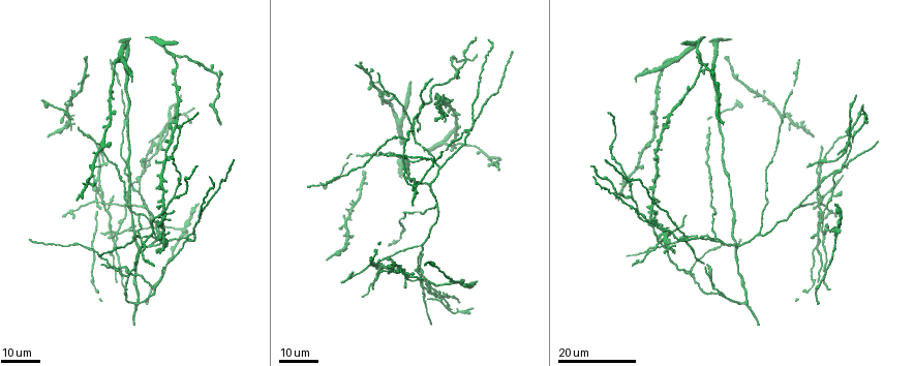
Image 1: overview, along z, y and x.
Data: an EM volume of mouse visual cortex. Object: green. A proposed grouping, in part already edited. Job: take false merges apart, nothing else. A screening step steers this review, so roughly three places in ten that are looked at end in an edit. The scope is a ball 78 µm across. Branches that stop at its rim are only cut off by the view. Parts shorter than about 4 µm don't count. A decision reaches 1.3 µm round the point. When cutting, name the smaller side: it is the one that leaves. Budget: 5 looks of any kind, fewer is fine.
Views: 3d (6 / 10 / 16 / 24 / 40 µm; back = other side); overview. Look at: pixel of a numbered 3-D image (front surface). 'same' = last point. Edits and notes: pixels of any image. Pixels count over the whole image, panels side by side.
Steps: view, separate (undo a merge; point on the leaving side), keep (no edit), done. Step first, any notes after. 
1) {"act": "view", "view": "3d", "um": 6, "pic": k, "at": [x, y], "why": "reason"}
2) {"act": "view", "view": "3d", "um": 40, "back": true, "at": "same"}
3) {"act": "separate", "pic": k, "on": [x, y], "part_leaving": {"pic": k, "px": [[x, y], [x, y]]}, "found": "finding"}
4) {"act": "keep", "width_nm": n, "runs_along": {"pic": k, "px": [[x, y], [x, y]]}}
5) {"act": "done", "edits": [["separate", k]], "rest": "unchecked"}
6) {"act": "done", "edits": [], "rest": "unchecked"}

{"act": "view", "view": "3d", "um": 16, "pic": 1, "at": [714, 288], "why": "three-way junction"}

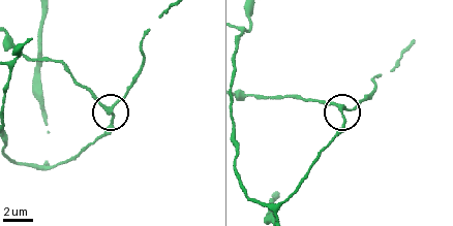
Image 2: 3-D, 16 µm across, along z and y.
{"act": "view", "view": "3d", "um": 6, "pic": 2, "at": [111, 105]}

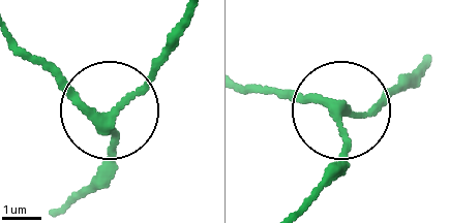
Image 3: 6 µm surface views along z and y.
{"act": "keep", "side_arm_um": 7, "runs_along": {"pic": 3, "px": [[298, 206], [343, 147], [340, 110], [366, 114], [413, 88]]}, "found": "one neuron here"}

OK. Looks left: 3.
{"act": "view", "view": "3d", "um": 16, "pic": 1, "at": [658, 241], "why": "four or more arms meet"}

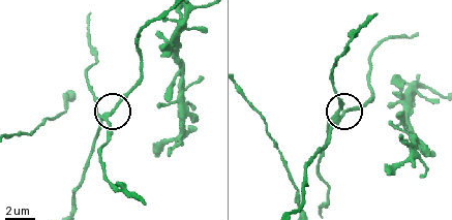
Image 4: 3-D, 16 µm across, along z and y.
{"act": "view", "view": "3d", "um": 10, "pic": 4, "at": [109, 116]}

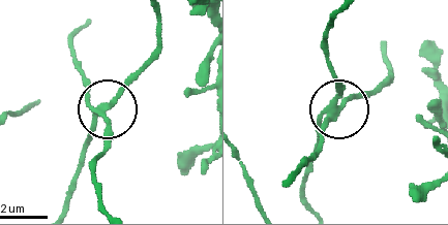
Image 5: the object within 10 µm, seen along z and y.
{"act": "separate", "pic": 5, "on": [86, 91], "part_leaving": {"pic": 5, "px": [[97, 108], [88, 98], [70, 41], [82, 28]]}, "found": "two neurons meet here"}

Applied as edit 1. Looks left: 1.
{"act": "done", "edits": [["separate", 5]], "rest": "unchecked"}

